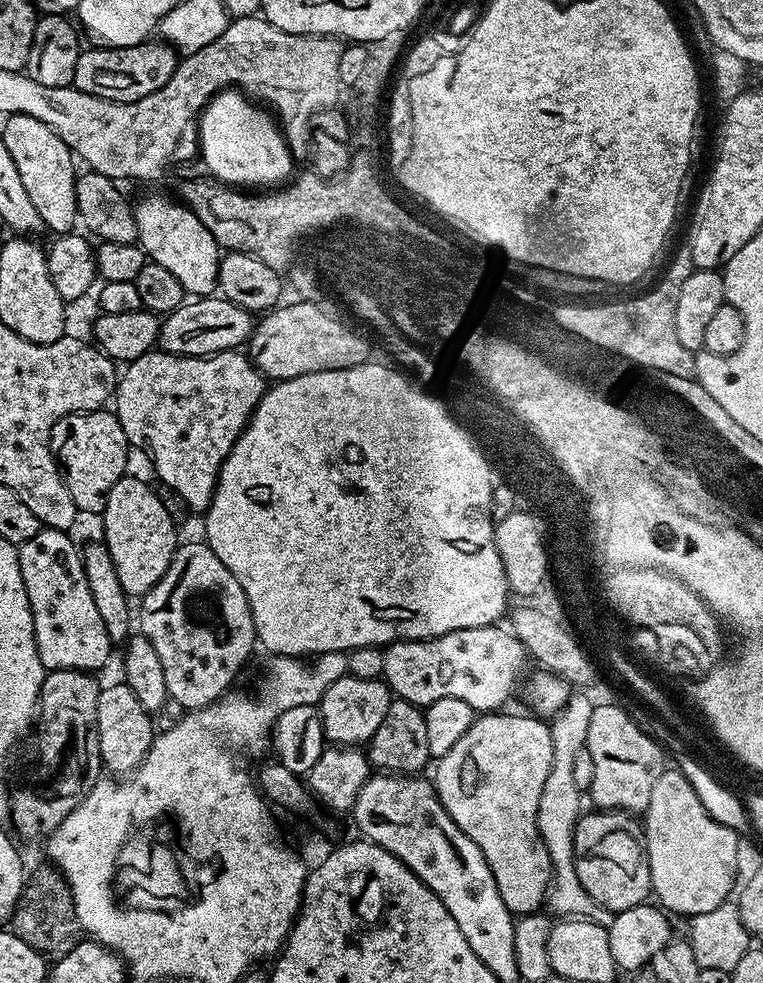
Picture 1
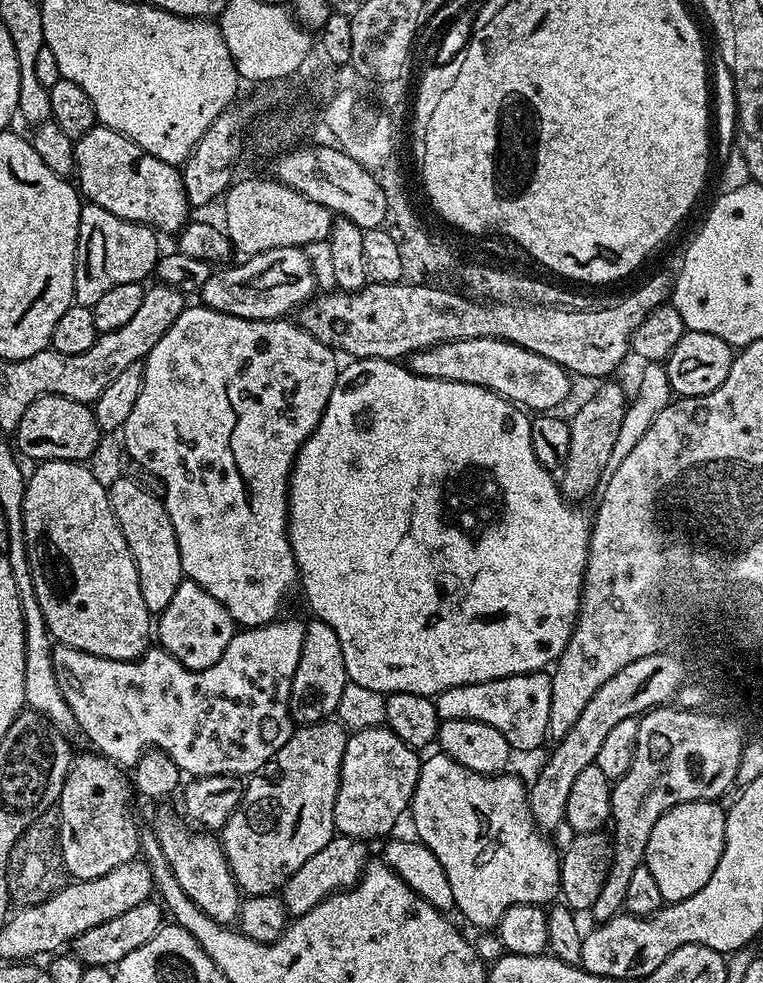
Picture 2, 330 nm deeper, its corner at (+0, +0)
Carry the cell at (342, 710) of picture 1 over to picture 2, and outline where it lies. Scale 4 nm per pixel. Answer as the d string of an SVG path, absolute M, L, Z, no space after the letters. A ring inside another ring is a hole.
M335 718L318 721L316 724L301 724L293 731L286 746L278 750L271 764L264 765L261 771L247 777L240 794L240 805L234 814L230 814L218 836L224 846L228 868L241 893L248 896L279 893L290 874L294 874L294 870L298 870L306 858L314 858L314 854L318 854L318 850L322 850L322 846L326 846L326 842L337 835L334 802L340 789L342 758L349 735L349 729Z

